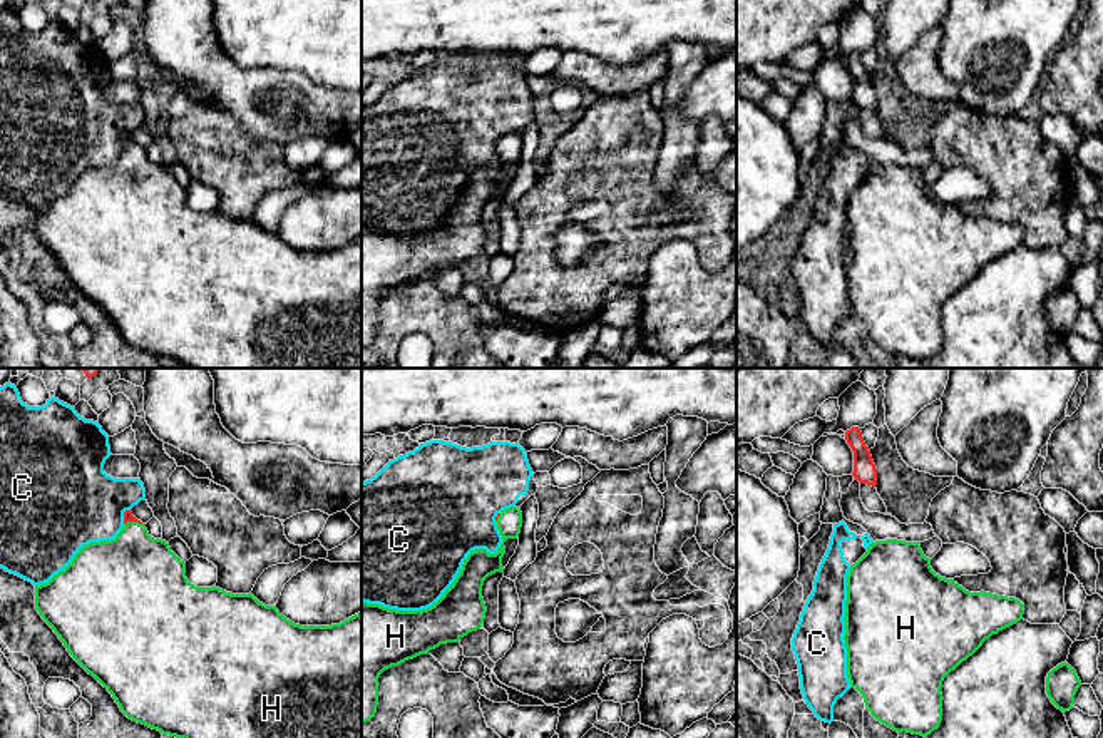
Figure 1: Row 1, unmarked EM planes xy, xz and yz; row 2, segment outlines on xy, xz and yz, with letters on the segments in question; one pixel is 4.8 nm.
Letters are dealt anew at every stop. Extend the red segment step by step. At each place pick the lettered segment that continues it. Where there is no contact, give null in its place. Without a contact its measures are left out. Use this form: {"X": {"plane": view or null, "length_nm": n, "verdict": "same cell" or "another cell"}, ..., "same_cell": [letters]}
{"C": {"plane": "xy", "length_nm": 90, "verdict": "another cell"}, "H": {"plane": "xy", "length_nm": 110, "verdict": "same cell"}, "same_cell": ["H"]}

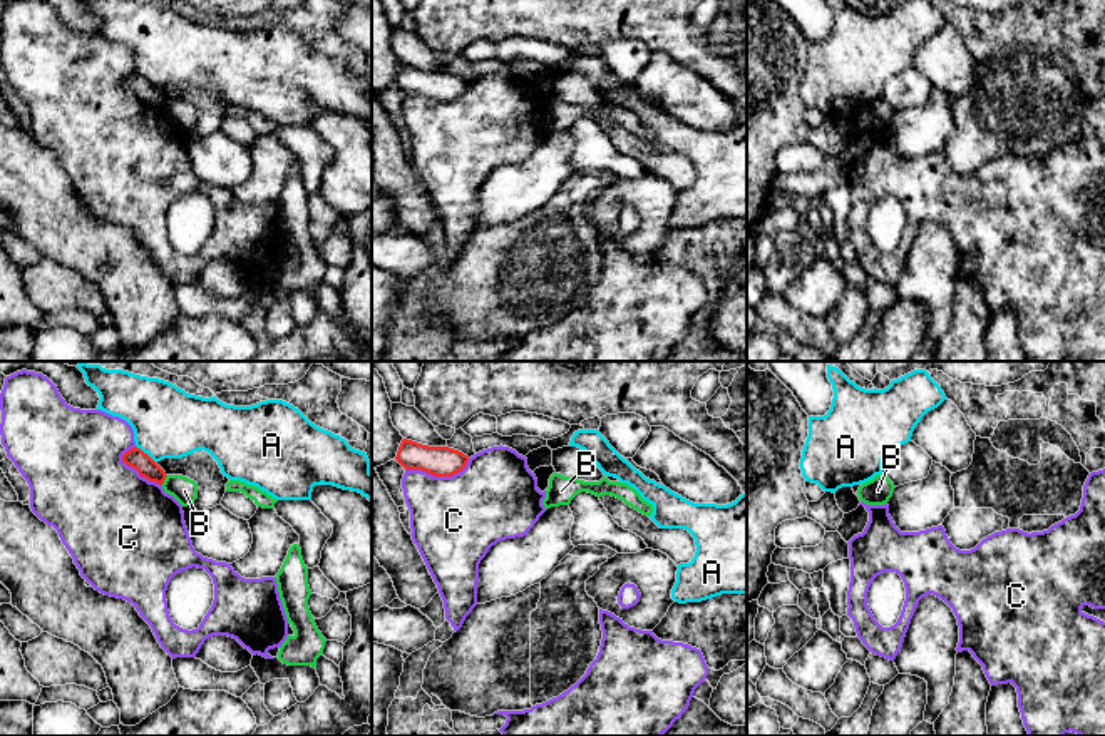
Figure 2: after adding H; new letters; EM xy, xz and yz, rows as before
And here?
{"A": {"plane": "xy", "length_nm": 130, "verdict": "another cell"}, "B": {"plane": "xy", "length_nm": 60, "verdict": "another cell"}, "C": {"plane": "xz", "length_nm": 320, "verdict": "another cell"}, "same_cell": []}

